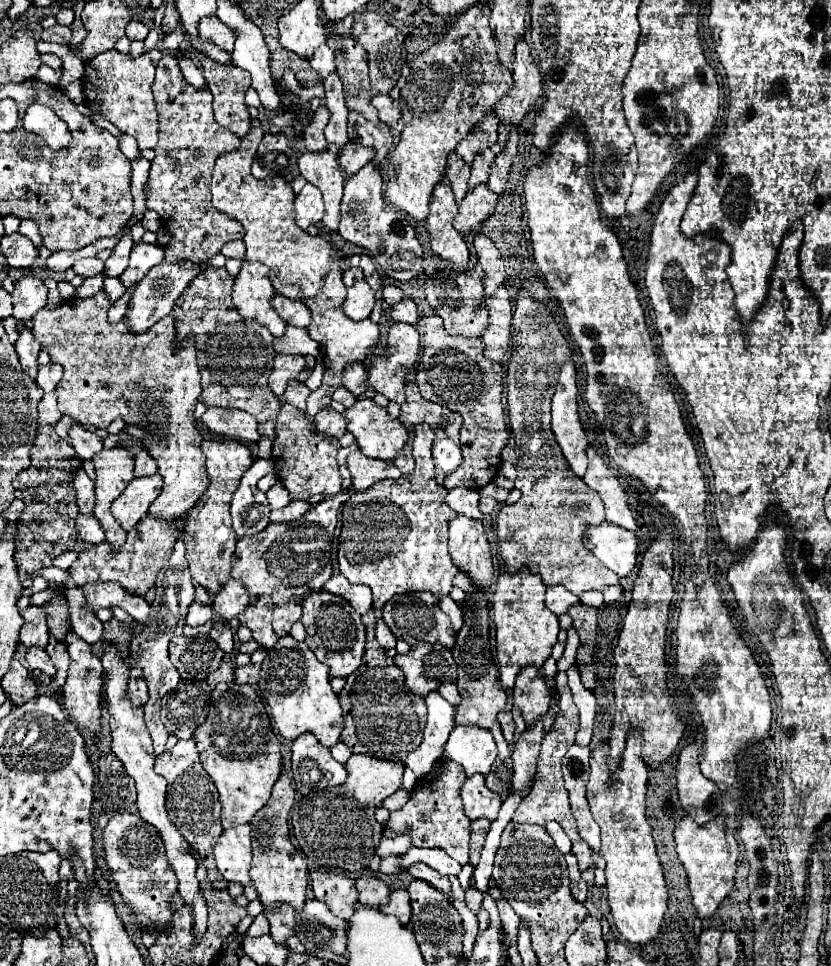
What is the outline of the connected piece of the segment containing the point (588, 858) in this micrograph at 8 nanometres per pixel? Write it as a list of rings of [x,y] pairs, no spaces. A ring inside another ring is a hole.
[[[558,672],[556,674],[556,690],[560,694],[560,710],[556,714],[552,730],[544,734],[544,740],[542,740],[542,746],[540,746],[540,754],[538,754],[538,770],[536,770],[536,778],[534,778],[532,790],[522,800],[520,808],[514,812],[512,820],[520,822],[520,824],[537,824],[540,826],[545,826],[548,820],[556,820],[564,828],[568,838],[572,840],[572,854],[578,858],[578,868],[584,872],[592,864],[592,850],[578,836],[576,822],[574,822],[574,816],[570,812],[570,804],[568,804],[568,792],[564,788],[562,772],[560,772],[560,762],[562,762],[566,750],[574,744],[574,736],[578,732],[578,708],[574,706],[572,692],[570,692],[568,680],[566,680],[566,672]]]

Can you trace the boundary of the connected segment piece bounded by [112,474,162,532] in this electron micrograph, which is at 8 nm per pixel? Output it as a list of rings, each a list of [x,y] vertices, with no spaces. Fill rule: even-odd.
[[[158,474],[146,478],[134,478],[122,492],[122,496],[114,500],[112,516],[126,532],[132,530],[148,514],[148,508],[156,500],[160,490],[162,480]]]

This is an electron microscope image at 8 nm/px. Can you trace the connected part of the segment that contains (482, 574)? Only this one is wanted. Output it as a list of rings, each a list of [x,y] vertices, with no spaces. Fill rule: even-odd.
[[[458,514],[450,524],[448,548],[456,568],[470,576],[476,590],[488,592],[492,584],[492,554],[482,522]]]

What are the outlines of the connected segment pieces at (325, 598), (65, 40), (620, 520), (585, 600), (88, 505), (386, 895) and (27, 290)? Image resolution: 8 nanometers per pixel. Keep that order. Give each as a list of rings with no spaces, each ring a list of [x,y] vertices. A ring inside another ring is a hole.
[[[324,590],[308,594],[304,598],[302,612],[304,612],[302,624],[306,626],[306,634],[308,634],[306,644],[320,662],[330,666],[330,676],[346,678],[348,674],[352,674],[360,666],[364,654],[364,642],[366,642],[364,640],[366,632],[360,614],[356,614],[356,610],[346,600],[342,600],[340,596],[332,596]]]
[[[56,24],[48,30],[42,30],[42,40],[44,42],[60,42],[60,44],[70,44],[70,36],[72,36],[72,30],[68,26],[62,26],[62,24]]]
[[[588,446],[588,470],[584,474],[584,482],[598,492],[598,496],[602,498],[604,506],[606,506],[606,520],[612,524],[620,524],[628,530],[632,530],[632,512],[630,512],[630,504],[628,504],[628,494],[626,488],[620,484],[620,480],[614,476],[616,472],[610,472],[608,460],[602,458],[602,454],[596,450],[592,450],[594,446]]]
[[[594,590],[584,592],[584,594],[582,594],[578,600],[580,600],[580,604],[594,606],[594,608],[600,608],[600,606],[604,604],[604,600],[602,600],[602,592],[594,592]]]
[[[82,466],[78,468],[78,474],[74,476],[72,484],[76,488],[76,502],[78,502],[80,512],[92,514],[92,510],[94,510],[94,480],[90,480],[86,476]]]
[[[362,876],[356,880],[356,888],[358,888],[358,902],[364,906],[380,908],[386,906],[390,900],[390,888],[380,878]]]
[[[24,276],[14,284],[14,318],[30,322],[32,316],[46,306],[46,286],[36,276]]]

